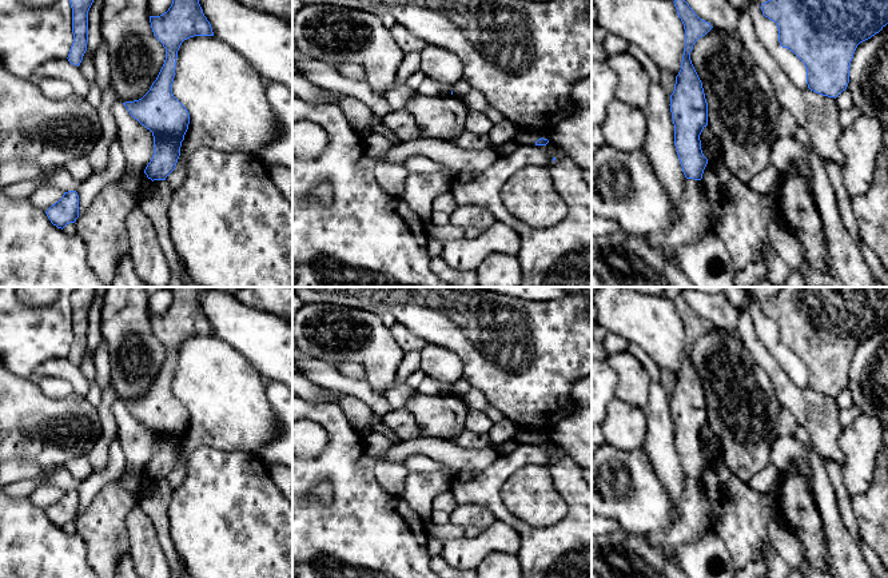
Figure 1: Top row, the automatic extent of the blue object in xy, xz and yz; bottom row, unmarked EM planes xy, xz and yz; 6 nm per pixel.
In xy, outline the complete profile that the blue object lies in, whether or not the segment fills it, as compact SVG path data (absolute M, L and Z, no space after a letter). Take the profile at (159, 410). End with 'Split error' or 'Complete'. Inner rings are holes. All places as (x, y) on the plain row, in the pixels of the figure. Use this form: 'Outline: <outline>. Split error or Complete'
Outline: M170 287L174 299L168 310L160 315L150 315L154 335L166 347L166 359L150 390L139 399L123 403L134 418L152 431L154 454L144 469L152 481L166 479L175 469L190 423L187 407L172 392L178 350L190 336L214 335L199 295L203 290L235 295L239 288Z. Complete

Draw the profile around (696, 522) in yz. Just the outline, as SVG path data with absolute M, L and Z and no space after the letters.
M688 478L686 487L682 498L685 517L668 531L656 533L652 535L652 543L662 553L662 558L666 562L672 562L678 566L677 547L686 543L693 543L701 538L708 530L710 530L710 502L706 497L701 479Z

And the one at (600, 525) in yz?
M592 514L592 537L618 530L621 530L618 522Z

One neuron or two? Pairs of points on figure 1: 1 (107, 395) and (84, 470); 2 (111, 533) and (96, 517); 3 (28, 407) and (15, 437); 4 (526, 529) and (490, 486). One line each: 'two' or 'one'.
1: two
2: one
3: one
4: one

